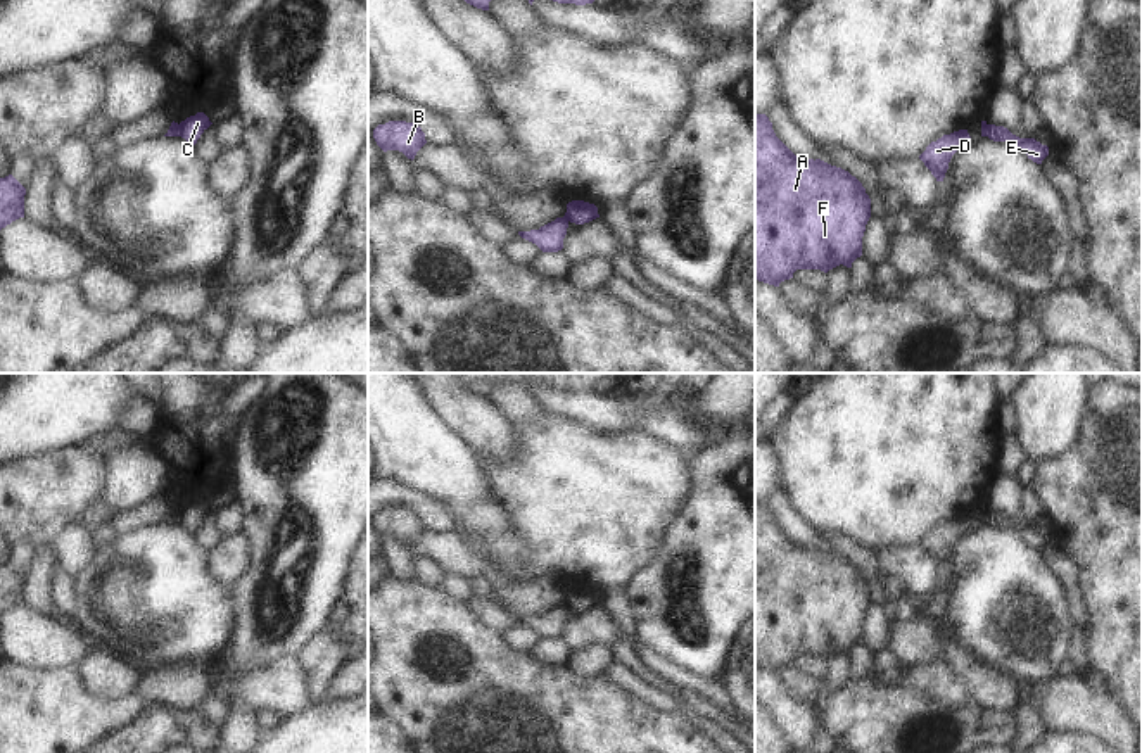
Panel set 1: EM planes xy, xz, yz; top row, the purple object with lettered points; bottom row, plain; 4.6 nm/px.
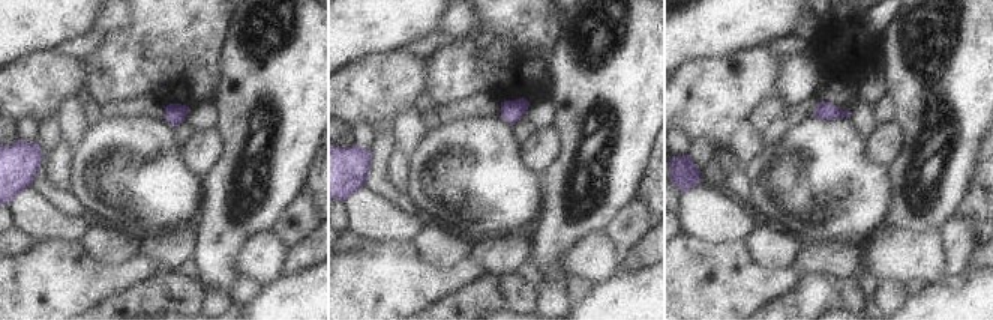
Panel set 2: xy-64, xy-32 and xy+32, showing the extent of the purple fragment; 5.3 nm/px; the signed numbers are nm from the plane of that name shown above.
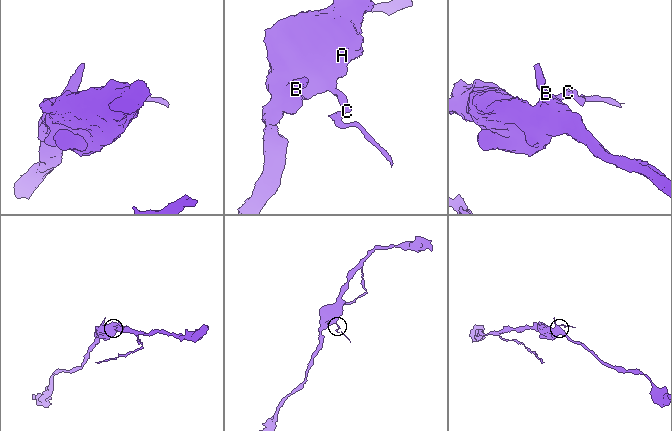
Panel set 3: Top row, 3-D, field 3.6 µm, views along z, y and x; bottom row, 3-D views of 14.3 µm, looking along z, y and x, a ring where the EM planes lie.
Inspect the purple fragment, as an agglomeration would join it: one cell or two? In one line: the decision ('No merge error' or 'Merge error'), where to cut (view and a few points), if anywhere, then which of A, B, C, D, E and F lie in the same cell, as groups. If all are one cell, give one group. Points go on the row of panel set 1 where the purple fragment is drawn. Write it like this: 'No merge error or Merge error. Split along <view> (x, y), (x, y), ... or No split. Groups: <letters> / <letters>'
Merge error. Split along xz (564, 216), (567, 221). Groups: A B C D F / E.

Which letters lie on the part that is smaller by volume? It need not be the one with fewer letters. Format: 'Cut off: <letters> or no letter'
Cut off: E

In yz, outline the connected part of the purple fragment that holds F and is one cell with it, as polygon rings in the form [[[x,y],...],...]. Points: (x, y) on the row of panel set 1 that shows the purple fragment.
[[[755,114],[755,280],[779,287],[796,269],[829,269],[862,256],[871,199],[848,171],[821,159],[795,155],[774,133],[765,114]]]

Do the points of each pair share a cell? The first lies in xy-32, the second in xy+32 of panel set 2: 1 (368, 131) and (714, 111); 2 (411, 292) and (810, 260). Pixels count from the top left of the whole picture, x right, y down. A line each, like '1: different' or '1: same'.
1: different
2: different

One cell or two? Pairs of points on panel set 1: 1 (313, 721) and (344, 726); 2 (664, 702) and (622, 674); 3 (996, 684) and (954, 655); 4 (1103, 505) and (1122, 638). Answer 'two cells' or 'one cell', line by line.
1: one cell
2: one cell
3: one cell
4: one cell

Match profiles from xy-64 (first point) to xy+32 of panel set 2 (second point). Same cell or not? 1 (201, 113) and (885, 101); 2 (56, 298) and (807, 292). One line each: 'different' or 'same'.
1: same
2: different

